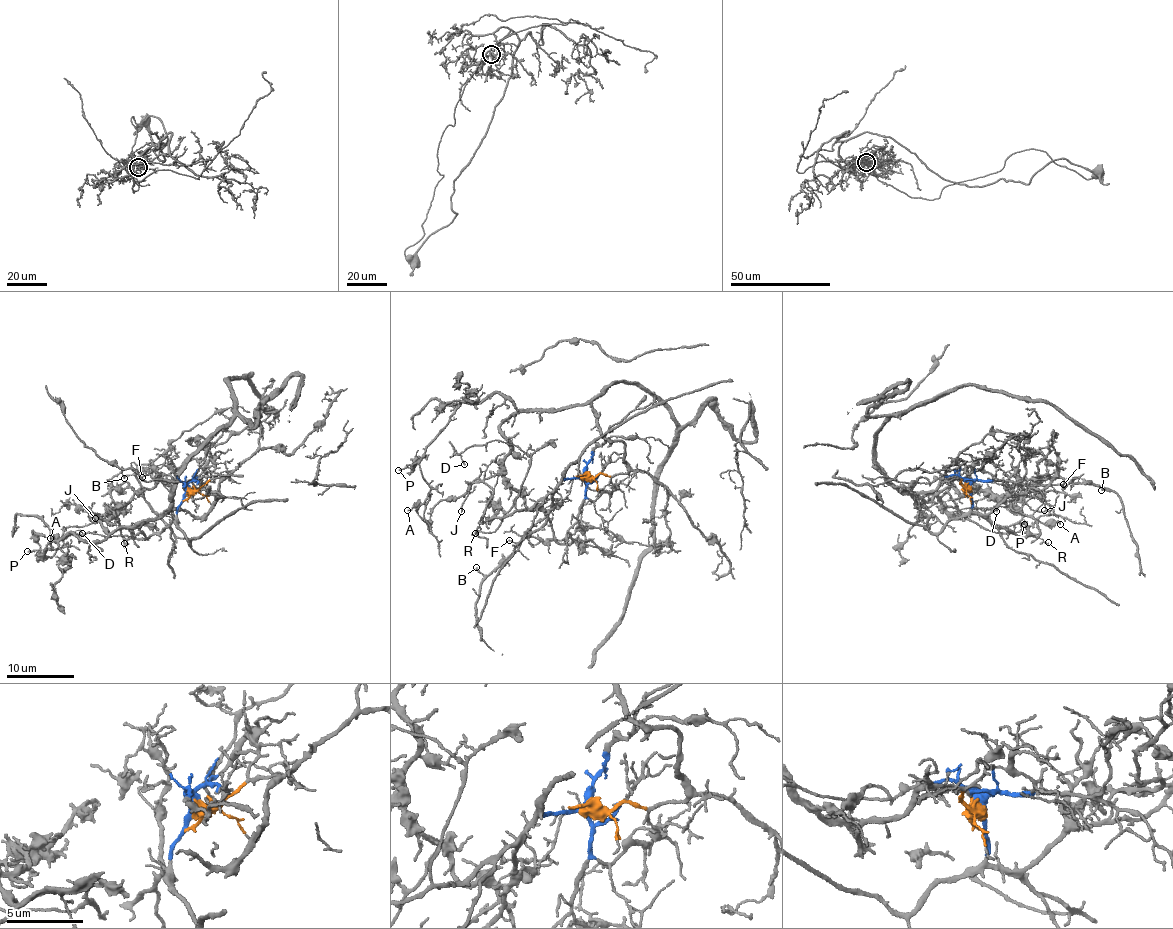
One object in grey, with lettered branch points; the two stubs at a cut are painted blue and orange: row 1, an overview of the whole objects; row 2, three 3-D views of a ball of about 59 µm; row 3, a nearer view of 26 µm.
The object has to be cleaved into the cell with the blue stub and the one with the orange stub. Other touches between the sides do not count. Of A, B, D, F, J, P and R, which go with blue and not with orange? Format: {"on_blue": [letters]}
{"on_blue": ["B", "D", "F", "J", "R"]}

